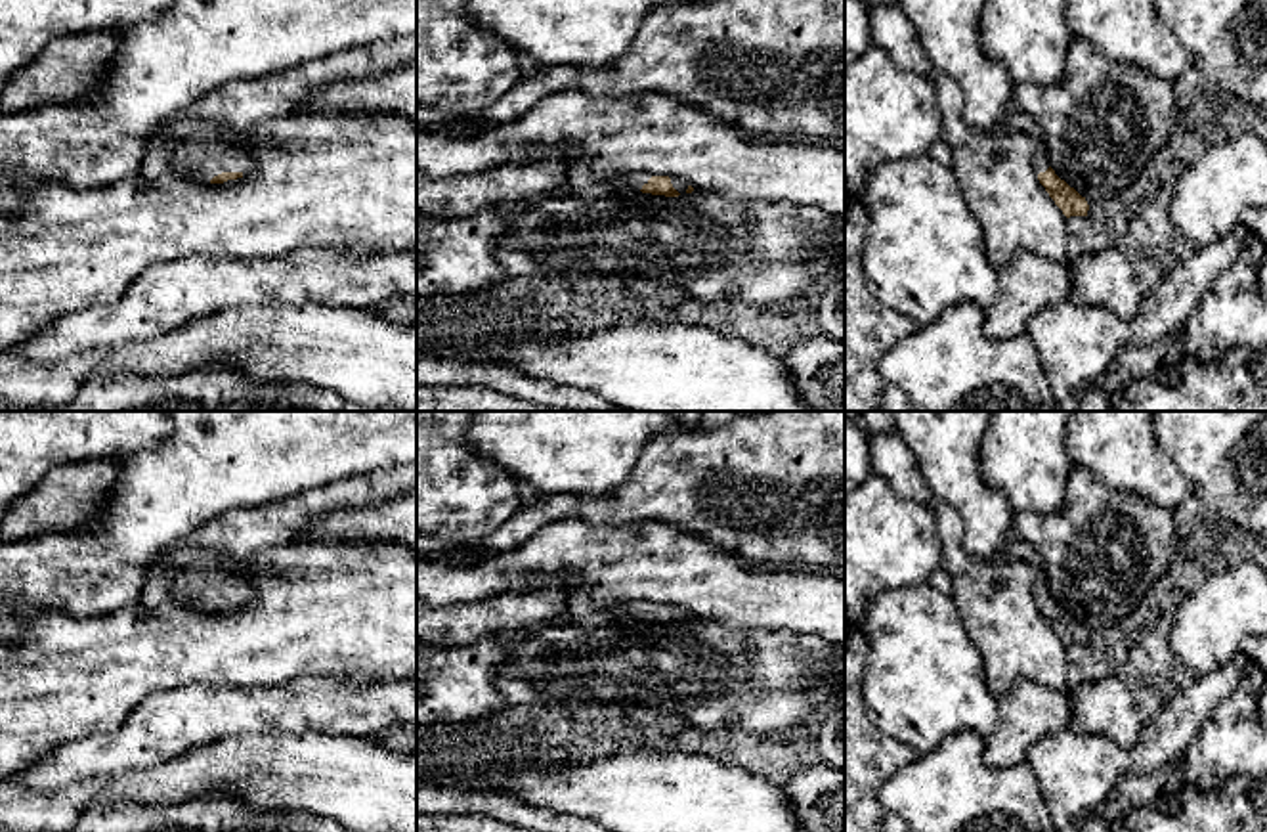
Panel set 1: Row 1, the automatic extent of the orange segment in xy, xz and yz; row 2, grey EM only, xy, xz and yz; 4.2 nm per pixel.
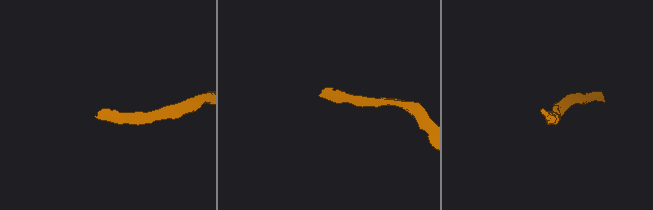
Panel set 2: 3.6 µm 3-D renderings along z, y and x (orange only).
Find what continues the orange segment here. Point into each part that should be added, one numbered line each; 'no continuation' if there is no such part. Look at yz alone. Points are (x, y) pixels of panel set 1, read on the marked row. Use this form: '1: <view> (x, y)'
1: yz (1015, 121)

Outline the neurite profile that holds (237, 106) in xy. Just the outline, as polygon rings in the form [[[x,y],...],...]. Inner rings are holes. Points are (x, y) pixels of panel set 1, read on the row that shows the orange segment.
[[[417,34],[376,40],[346,52],[302,63],[279,75],[239,78],[206,92],[189,109],[161,126],[201,119],[229,132],[250,149],[250,132],[266,120],[294,117],[311,94],[329,82],[378,77],[417,61]]]

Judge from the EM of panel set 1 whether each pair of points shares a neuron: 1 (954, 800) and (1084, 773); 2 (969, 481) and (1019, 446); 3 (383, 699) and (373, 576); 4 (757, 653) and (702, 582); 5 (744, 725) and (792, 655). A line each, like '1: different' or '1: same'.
1: different
2: different
3: different
4: different
5: same

